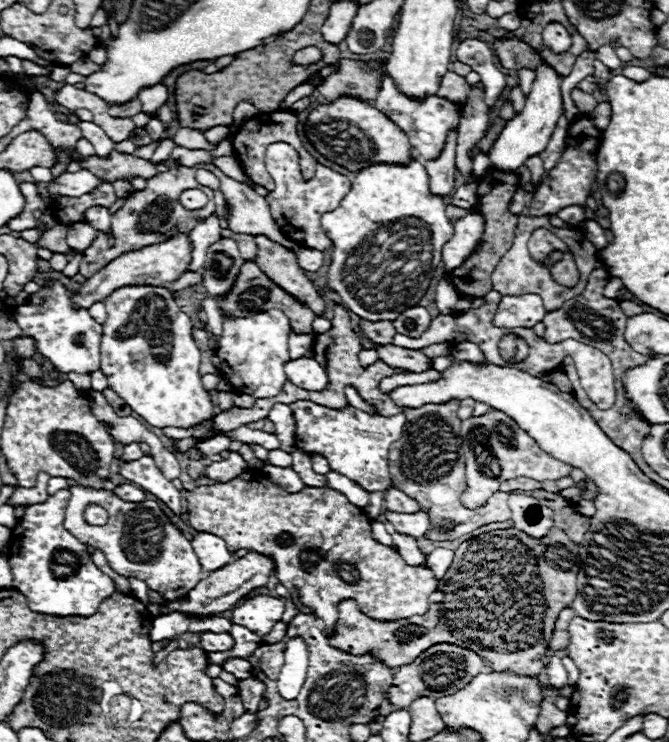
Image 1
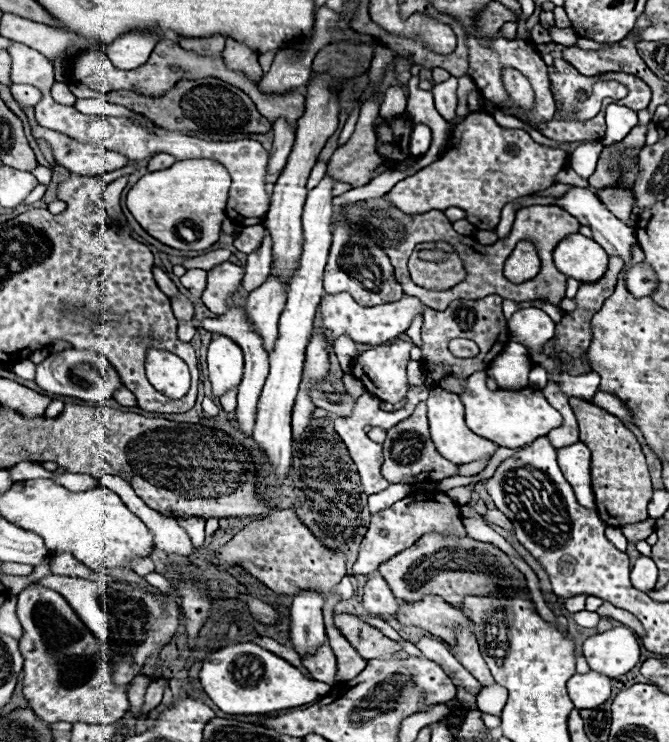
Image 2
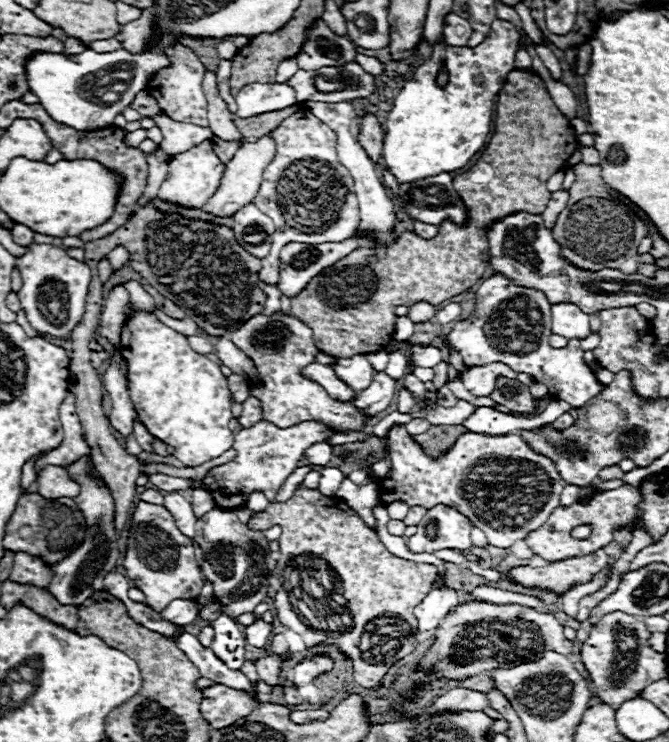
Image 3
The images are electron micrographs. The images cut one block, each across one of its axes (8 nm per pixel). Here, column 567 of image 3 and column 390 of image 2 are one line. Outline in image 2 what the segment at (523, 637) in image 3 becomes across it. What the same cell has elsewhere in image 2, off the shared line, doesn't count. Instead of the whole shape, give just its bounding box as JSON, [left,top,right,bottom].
[334,614,402,660]

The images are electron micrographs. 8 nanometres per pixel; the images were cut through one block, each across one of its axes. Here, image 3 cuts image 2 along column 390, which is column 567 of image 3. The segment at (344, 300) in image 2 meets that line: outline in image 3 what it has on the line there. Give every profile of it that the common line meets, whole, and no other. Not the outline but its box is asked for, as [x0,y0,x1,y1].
[552,302,590,338]

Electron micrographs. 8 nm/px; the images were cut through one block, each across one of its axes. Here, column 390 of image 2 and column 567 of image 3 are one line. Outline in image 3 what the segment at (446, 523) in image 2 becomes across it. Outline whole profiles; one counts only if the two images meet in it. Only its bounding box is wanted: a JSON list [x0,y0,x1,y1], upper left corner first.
[526,486,642,562]

